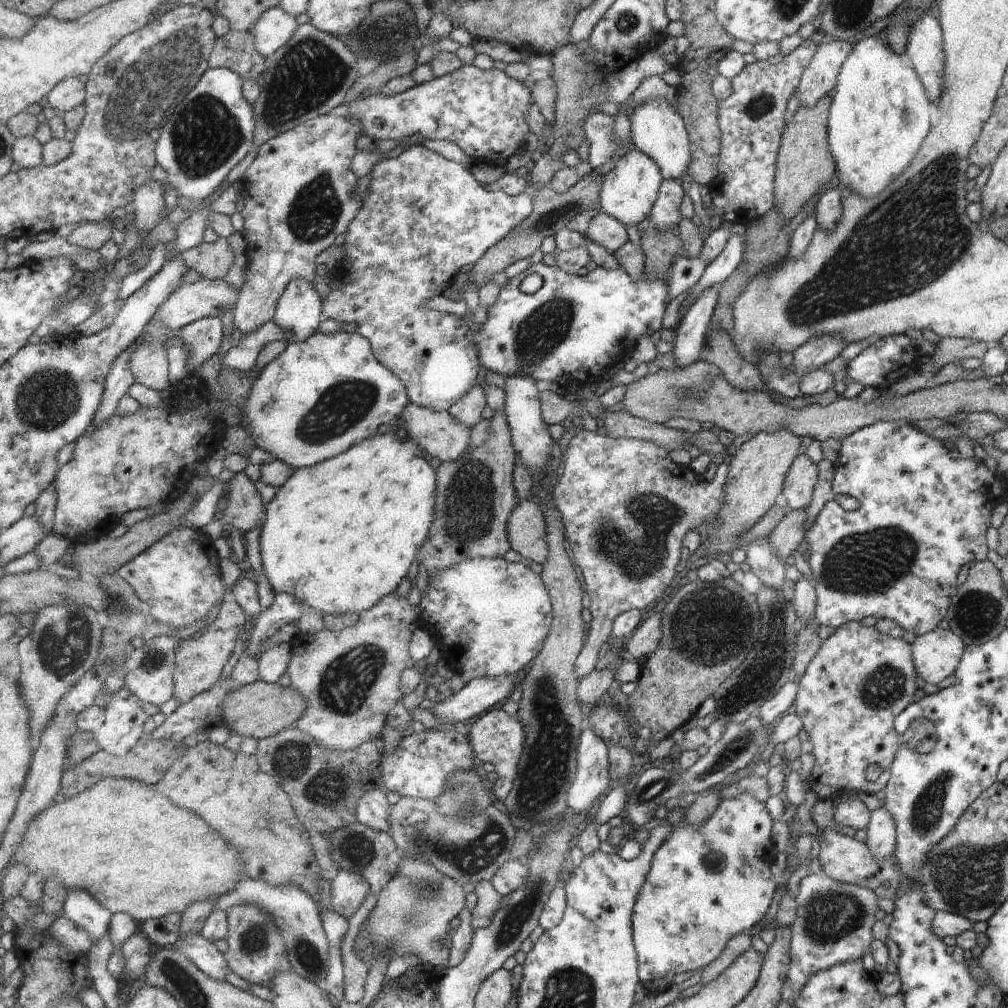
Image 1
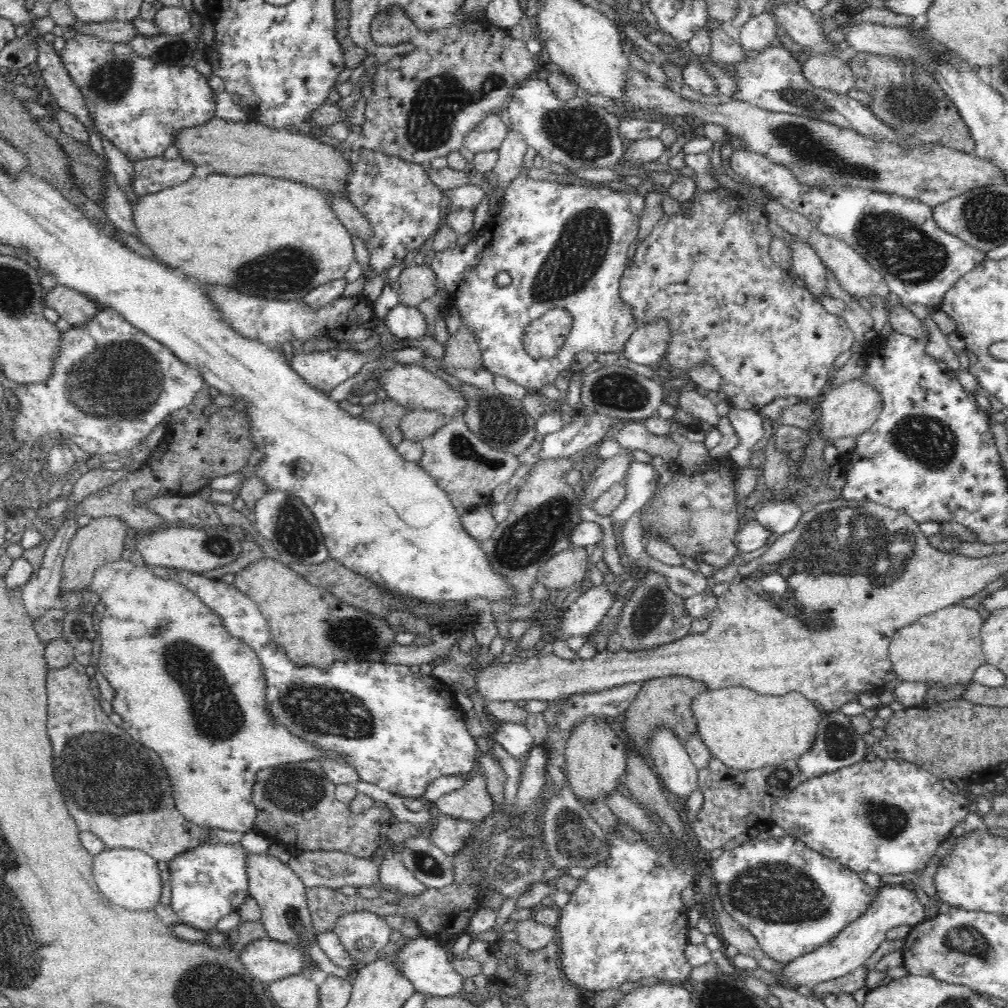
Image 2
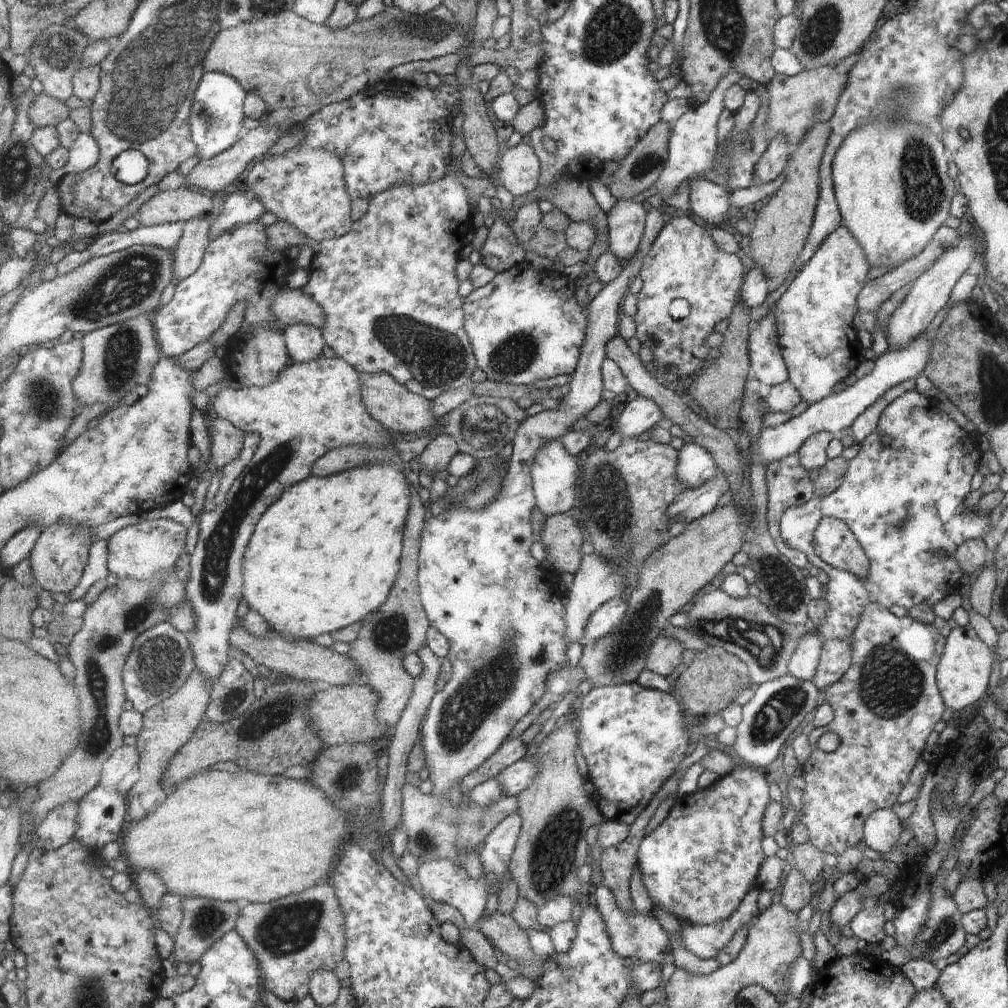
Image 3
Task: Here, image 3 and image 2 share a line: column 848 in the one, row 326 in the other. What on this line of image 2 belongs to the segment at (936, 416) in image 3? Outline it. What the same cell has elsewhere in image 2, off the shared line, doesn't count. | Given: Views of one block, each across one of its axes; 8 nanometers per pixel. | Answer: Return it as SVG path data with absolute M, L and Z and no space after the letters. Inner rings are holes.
M518 174L506 188L504 188L504 197L498 202L500 210L491 214L488 222L474 236L474 240L470 240L466 246L456 244L454 248L436 252L430 267L436 273L436 288L446 293L444 307L447 310L458 309L460 315L460 327L466 327L476 339L478 339L478 348L482 353L483 367L489 370L495 377L506 377L512 382L524 387L526 390L539 391L546 384L555 384L554 380L562 374L566 369L570 368L570 364L574 362L574 357L579 352L592 352L596 356L598 353L619 353L623 350L630 335L638 329L636 319L630 315L630 309L620 301L618 290L620 280L627 268L626 252L628 246L636 240L637 223L645 208L645 191L643 188L634 188L626 190L613 190L610 187L592 186L589 184L566 184L552 182L549 180L536 180L530 178L527 174ZM498 272L507 272L511 276L511 283L507 286L496 285L496 274ZM552 309L566 309L573 316L573 325L568 334L568 338L562 344L562 348L556 352L556 356L552 358L534 358L530 356L523 345L523 334L525 328L537 318L544 316Z

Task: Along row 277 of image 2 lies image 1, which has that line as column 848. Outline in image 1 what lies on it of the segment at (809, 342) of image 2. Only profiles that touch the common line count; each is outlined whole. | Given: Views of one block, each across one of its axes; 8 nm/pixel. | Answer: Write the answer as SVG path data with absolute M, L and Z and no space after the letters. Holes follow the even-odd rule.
M857 620L841 624L821 641L815 656L799 677L799 688L792 706L812 746L814 765L808 778L808 787L815 797L823 799L830 793L876 794L884 790L893 756L902 747L901 736L893 728L893 718L912 703L913 692L917 690L916 677L917 672L911 660L911 644L902 638L885 636L874 627L865 626ZM869 764L877 764L881 768L879 777L873 782L865 779L864 771Z

